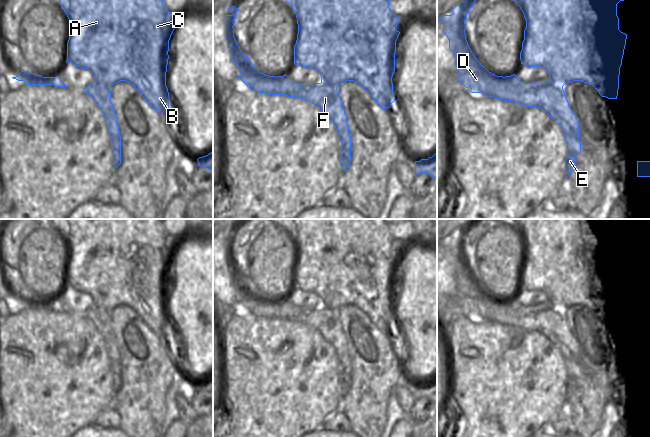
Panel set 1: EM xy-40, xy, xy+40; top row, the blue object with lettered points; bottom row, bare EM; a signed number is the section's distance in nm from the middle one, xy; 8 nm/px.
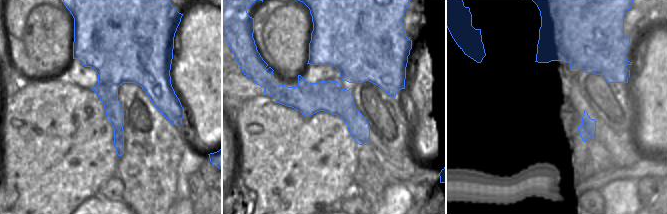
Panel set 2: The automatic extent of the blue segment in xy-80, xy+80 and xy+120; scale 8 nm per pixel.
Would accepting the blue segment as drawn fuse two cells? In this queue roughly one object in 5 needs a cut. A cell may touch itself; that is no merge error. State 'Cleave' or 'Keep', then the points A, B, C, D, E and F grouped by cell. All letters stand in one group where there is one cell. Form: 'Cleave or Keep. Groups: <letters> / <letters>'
Cleave. Groups: A B C / D E F

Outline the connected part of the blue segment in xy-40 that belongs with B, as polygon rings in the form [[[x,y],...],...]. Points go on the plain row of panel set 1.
[[[58,219],[59,227],[66,237],[69,248],[69,264],[67,266],[67,287],[72,287],[76,291],[88,293],[93,300],[93,307],[106,309],[108,311],[120,306],[130,307],[145,323],[145,325],[162,341],[169,340],[169,316],[166,310],[166,296],[168,289],[169,264],[179,245],[164,230],[161,219]]]

